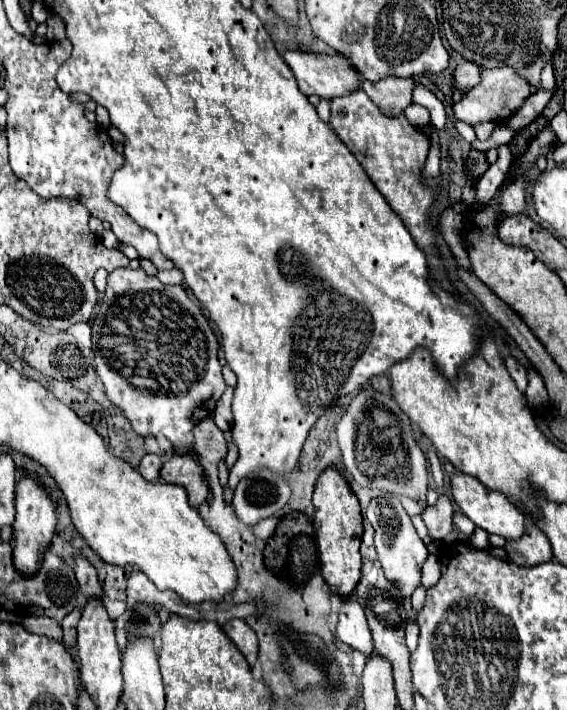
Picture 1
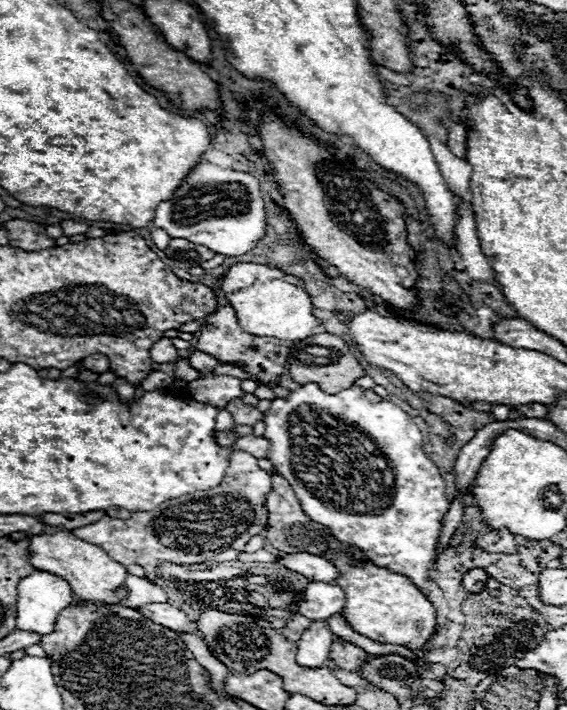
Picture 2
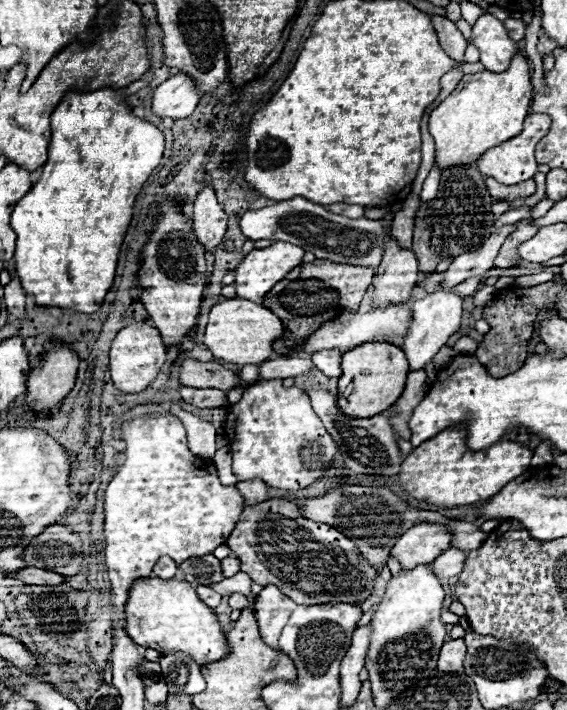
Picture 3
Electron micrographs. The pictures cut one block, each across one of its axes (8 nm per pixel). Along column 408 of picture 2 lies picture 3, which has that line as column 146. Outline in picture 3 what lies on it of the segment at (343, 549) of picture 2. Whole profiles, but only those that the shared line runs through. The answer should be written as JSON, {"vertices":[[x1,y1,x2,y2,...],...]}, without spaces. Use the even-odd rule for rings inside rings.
{"vertices":[[138,580,130,588,130,598,126,602,126,632,138,646,154,648,160,654,166,654,168,650,192,654,198,666,212,664,230,654,230,646,218,624,218,616,212,608,200,602,196,590,184,580]]}

